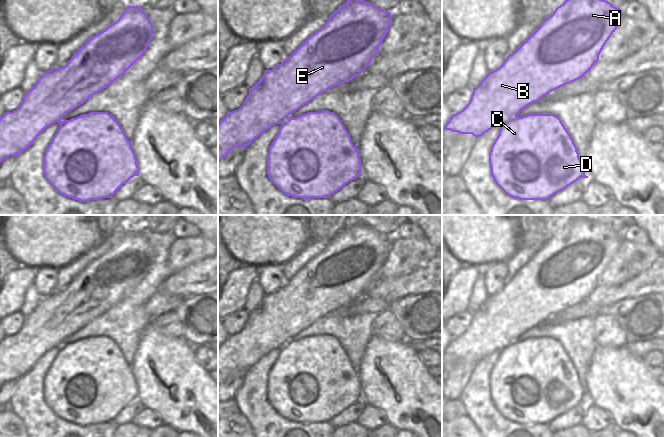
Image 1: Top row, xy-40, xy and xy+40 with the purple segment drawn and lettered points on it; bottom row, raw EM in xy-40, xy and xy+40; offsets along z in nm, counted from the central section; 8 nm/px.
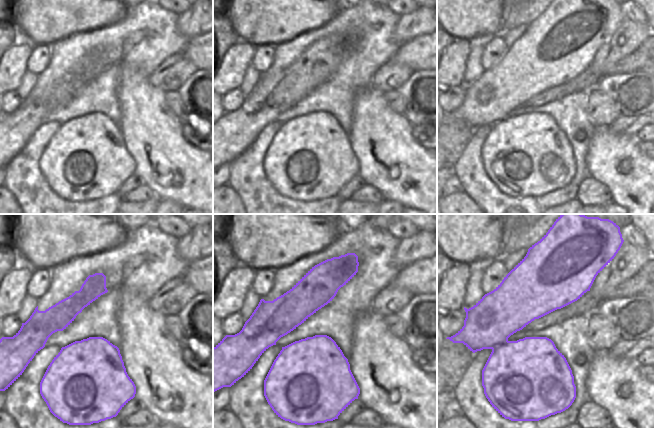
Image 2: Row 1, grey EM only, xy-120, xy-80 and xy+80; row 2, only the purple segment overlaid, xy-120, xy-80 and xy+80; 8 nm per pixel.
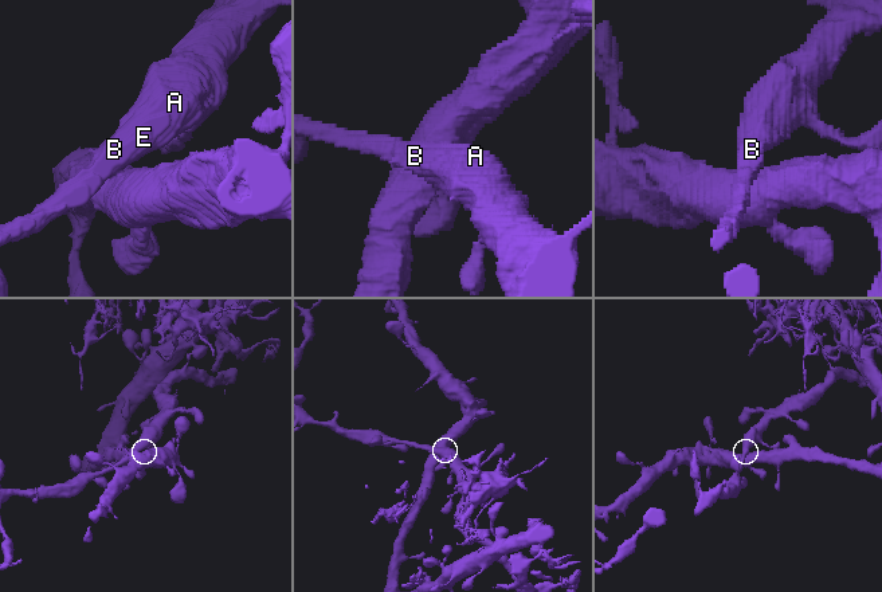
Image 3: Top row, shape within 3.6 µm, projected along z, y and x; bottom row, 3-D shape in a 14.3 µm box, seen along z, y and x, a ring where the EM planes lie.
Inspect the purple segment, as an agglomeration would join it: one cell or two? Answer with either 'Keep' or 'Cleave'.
Cleave.

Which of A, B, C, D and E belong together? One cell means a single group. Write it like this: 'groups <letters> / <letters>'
groups A B E / C D

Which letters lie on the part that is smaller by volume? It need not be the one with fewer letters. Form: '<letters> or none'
A, B, E

